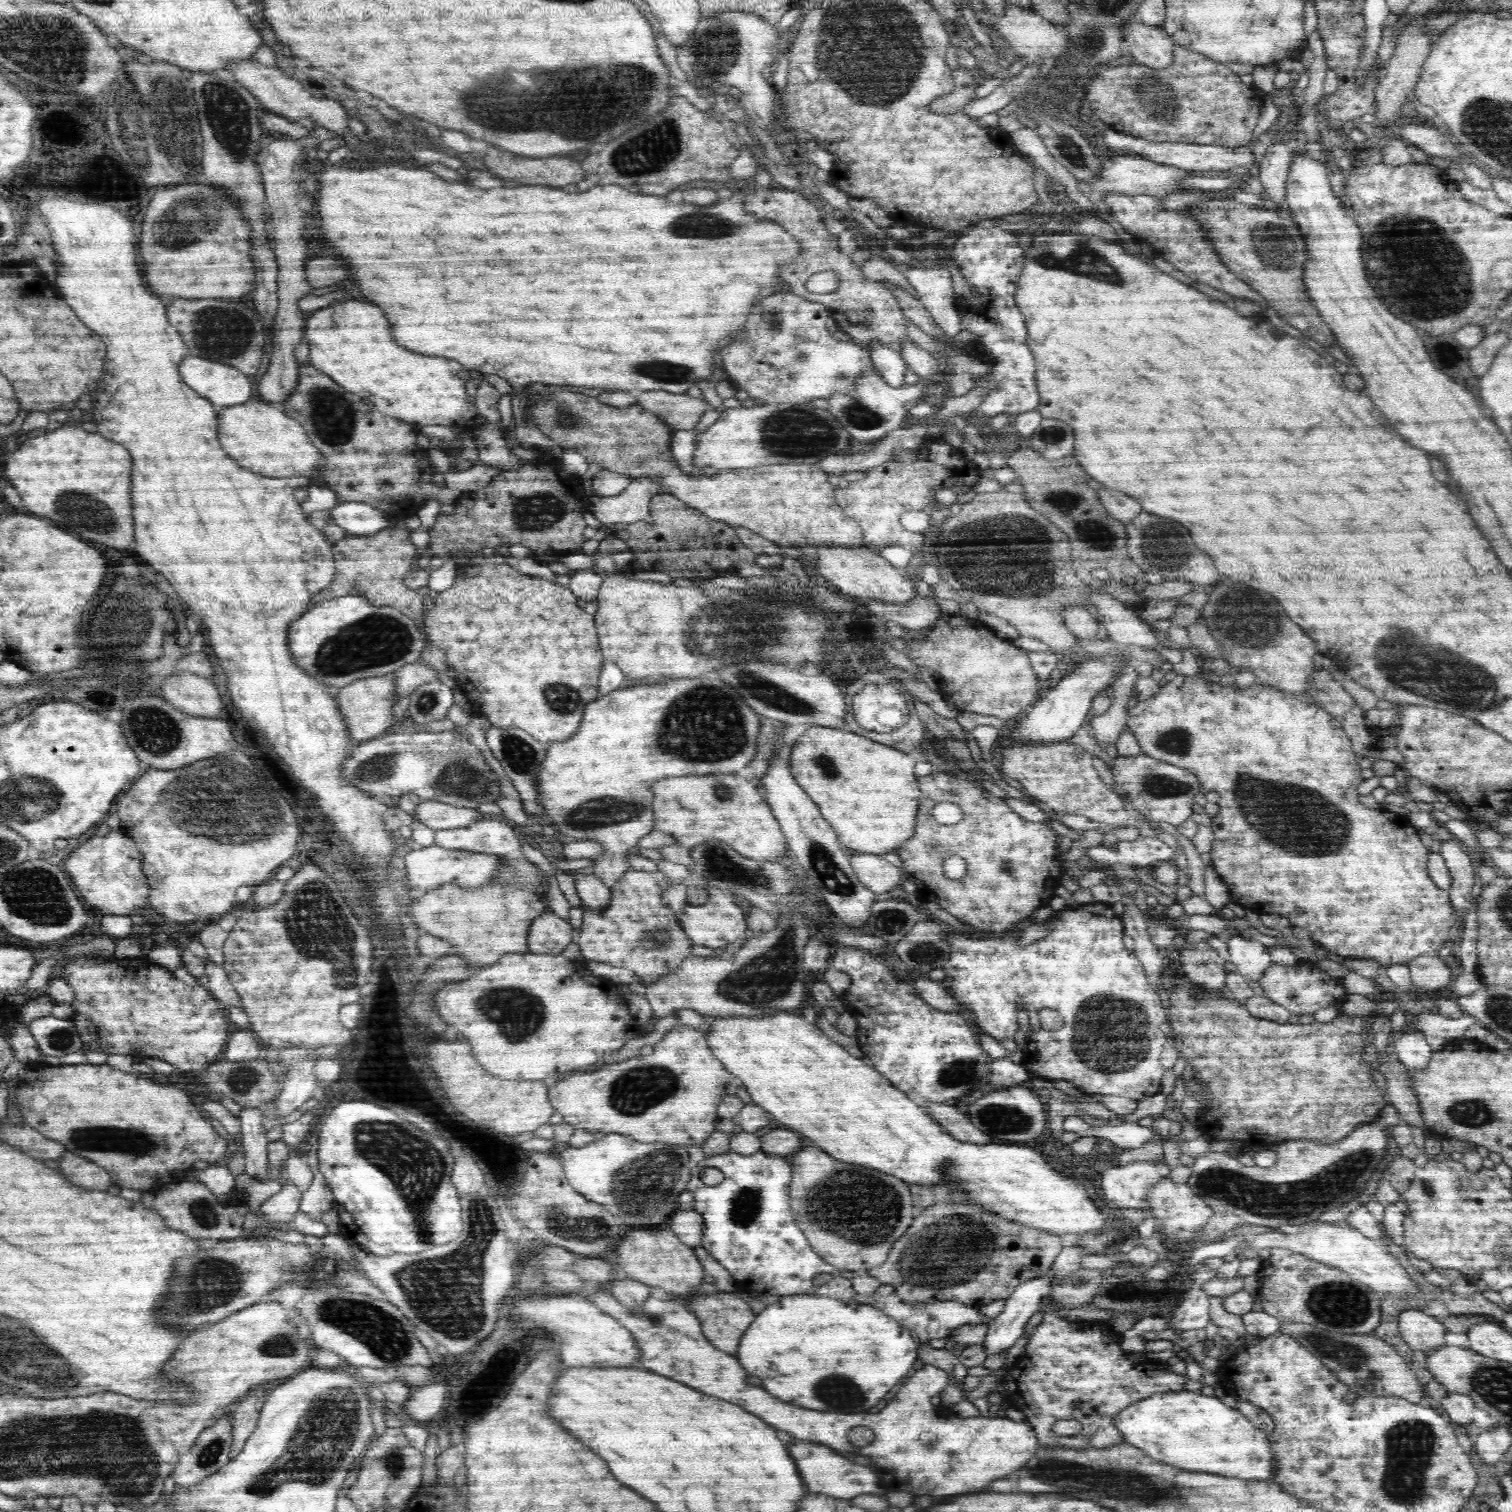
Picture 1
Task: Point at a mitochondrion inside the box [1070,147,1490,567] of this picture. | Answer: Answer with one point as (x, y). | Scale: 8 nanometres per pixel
(1409, 262)

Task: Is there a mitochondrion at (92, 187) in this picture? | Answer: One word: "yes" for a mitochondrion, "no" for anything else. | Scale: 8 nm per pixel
yes

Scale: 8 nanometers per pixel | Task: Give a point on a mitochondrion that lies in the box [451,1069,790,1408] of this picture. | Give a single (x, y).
(644, 1187)

